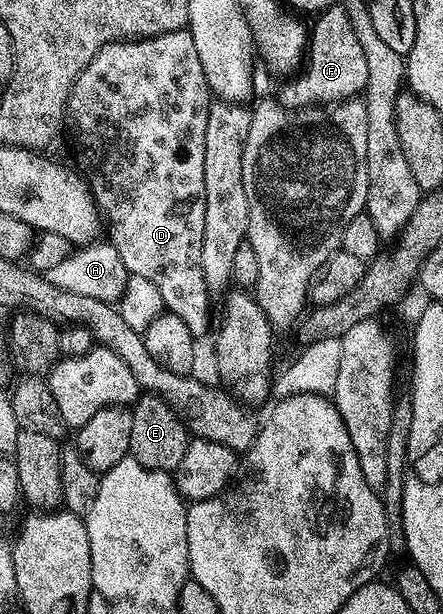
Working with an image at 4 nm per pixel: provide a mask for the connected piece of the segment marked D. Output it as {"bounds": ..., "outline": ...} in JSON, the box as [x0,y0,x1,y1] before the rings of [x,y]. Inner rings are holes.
{"bounds":[65,29,211,340],"outline":[[[188,29],[172,30],[166,34],[157,34],[153,38],[139,38],[124,42],[108,42],[83,68],[83,72],[75,80],[69,93],[69,102],[65,105],[67,126],[73,129],[73,138],[77,141],[76,165],[83,171],[92,191],[97,208],[107,223],[107,241],[119,252],[119,260],[129,269],[130,274],[144,276],[151,280],[155,288],[159,288],[159,296],[163,296],[165,310],[179,316],[183,324],[187,324],[191,336],[195,340],[209,330],[209,298],[211,291],[207,288],[207,280],[203,280],[203,264],[201,249],[203,248],[203,224],[205,223],[205,181],[203,180],[203,144],[207,140],[207,116],[211,105],[211,91],[203,76],[203,64],[199,64],[199,52],[195,52],[195,40]]]}

